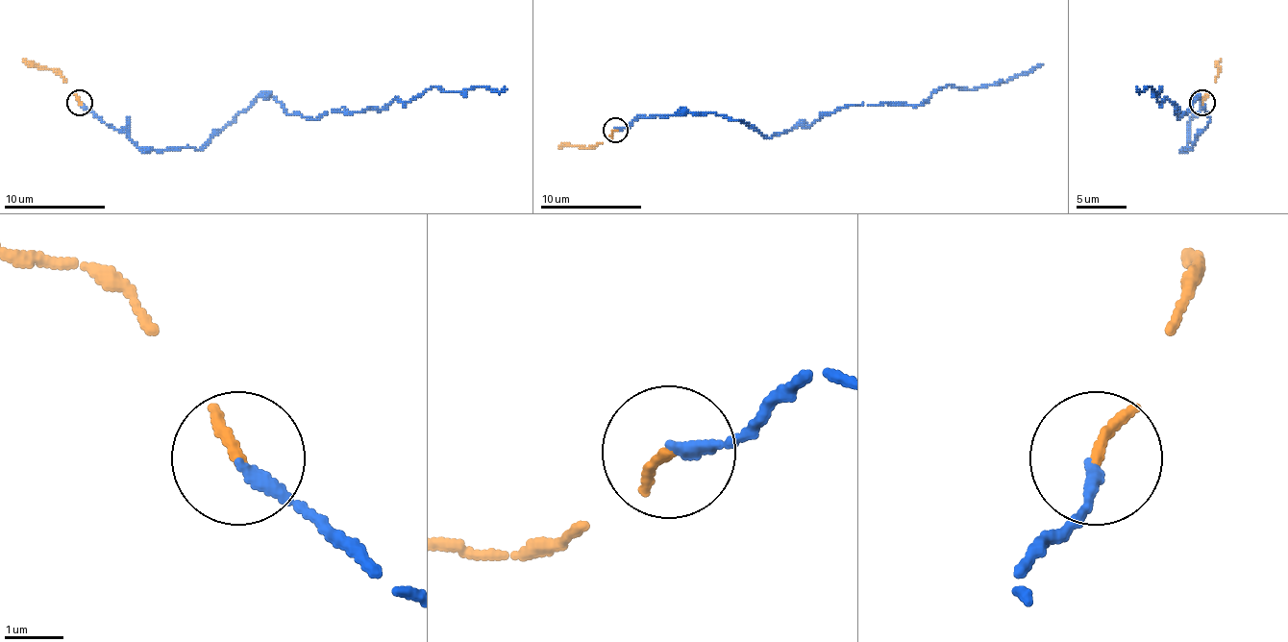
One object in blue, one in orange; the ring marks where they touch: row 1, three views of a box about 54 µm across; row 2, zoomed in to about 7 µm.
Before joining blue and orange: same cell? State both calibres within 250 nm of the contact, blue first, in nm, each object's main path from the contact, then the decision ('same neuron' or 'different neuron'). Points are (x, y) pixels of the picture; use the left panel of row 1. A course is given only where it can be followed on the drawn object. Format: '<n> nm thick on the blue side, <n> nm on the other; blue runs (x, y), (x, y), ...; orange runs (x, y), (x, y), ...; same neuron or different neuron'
220 nm thick on the blue side, 180 nm on the other; blue runs (79, 102), (139, 147), (200, 150), (259, 97), (314, 119), (385, 110), (441, 86), (507, 89); orange runs (79, 102), (59, 74), (51, 69), (31, 66), (23, 59); same neuron

